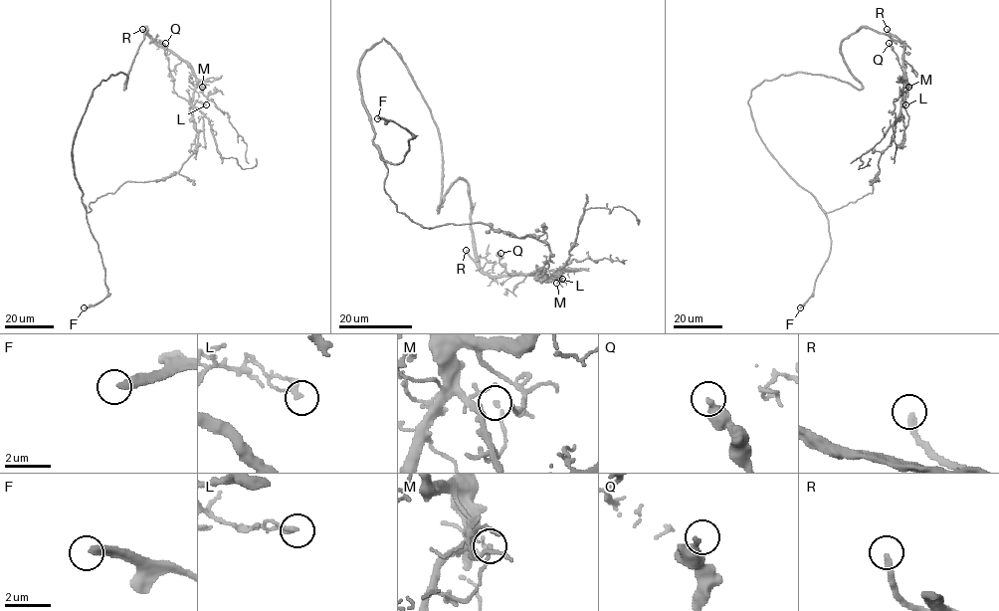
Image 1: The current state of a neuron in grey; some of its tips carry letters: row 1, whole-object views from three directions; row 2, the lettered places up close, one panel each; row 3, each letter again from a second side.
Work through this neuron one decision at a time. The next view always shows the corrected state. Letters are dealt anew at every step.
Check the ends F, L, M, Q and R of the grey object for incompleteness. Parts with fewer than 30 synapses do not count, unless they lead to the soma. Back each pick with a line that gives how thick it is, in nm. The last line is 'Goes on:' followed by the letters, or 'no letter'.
F: 320 nm
R: 220 nm
Goes on: F, R

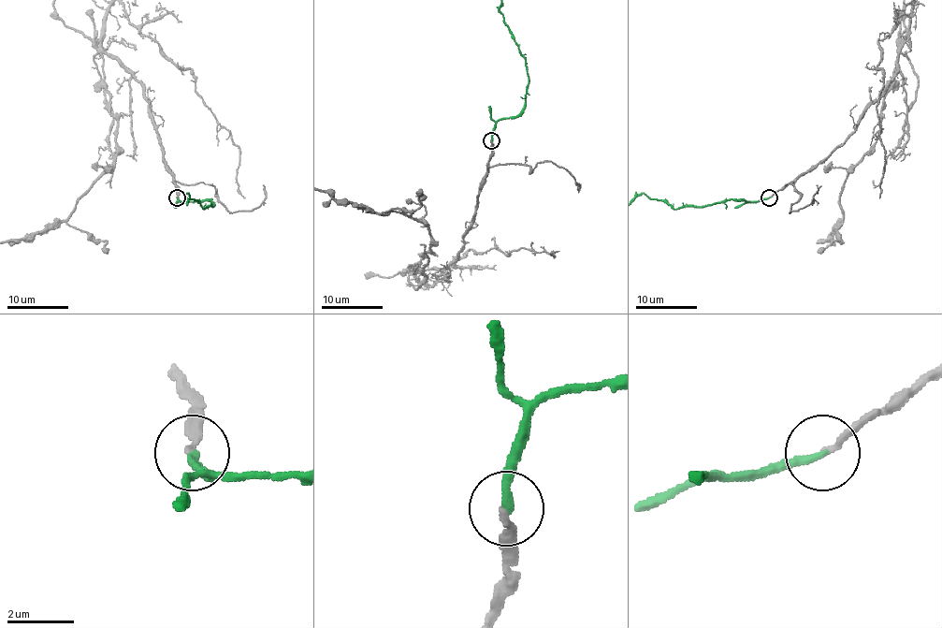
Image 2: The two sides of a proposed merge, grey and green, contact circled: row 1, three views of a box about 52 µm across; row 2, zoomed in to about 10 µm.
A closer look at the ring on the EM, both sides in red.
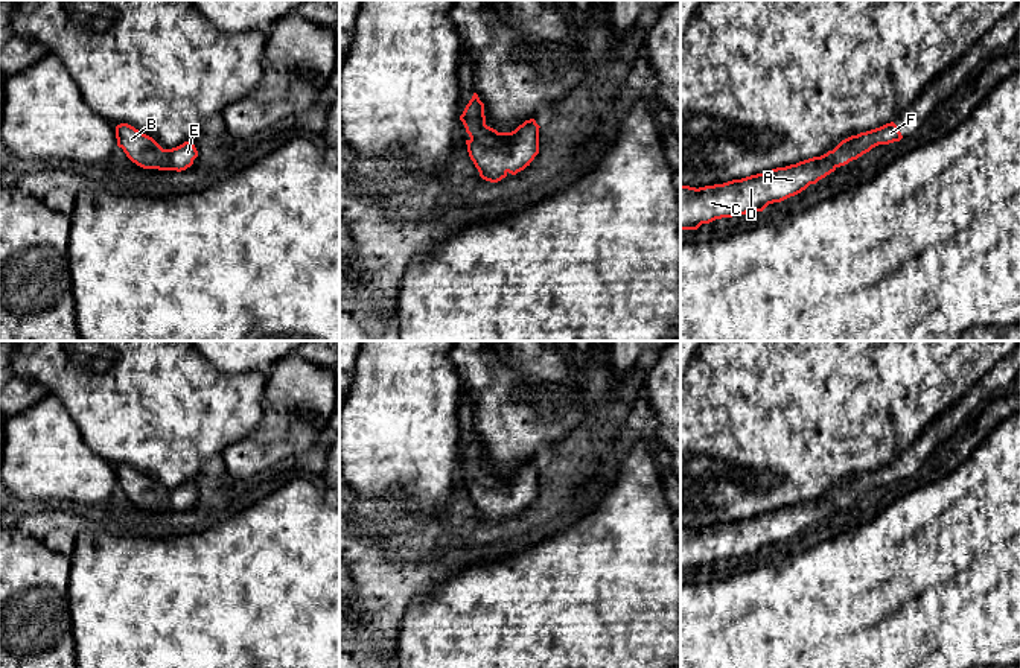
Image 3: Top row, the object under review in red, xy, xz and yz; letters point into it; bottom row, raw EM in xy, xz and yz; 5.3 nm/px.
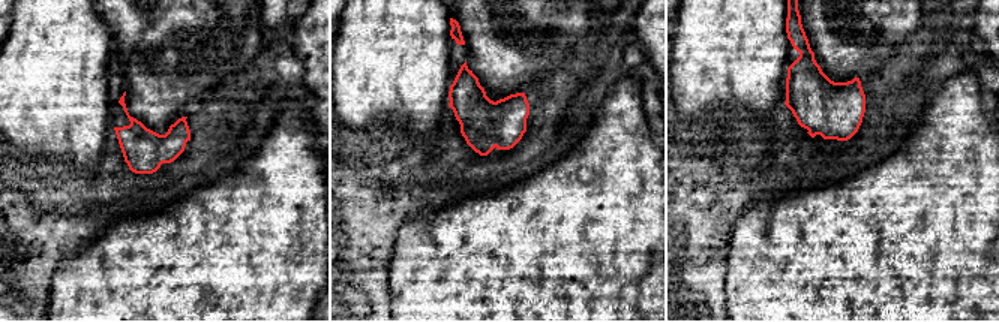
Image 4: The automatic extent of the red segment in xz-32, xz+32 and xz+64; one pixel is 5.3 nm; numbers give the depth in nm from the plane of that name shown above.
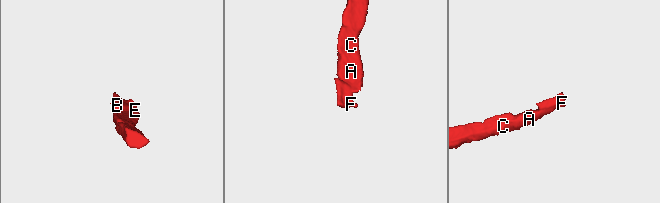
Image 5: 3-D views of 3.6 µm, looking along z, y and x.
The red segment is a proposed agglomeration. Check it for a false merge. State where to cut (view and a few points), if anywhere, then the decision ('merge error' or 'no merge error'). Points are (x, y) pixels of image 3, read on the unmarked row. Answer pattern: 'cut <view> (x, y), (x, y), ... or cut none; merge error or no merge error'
cut none; no merge error

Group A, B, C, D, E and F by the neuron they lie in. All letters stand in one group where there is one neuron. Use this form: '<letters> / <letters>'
A B C D E F

